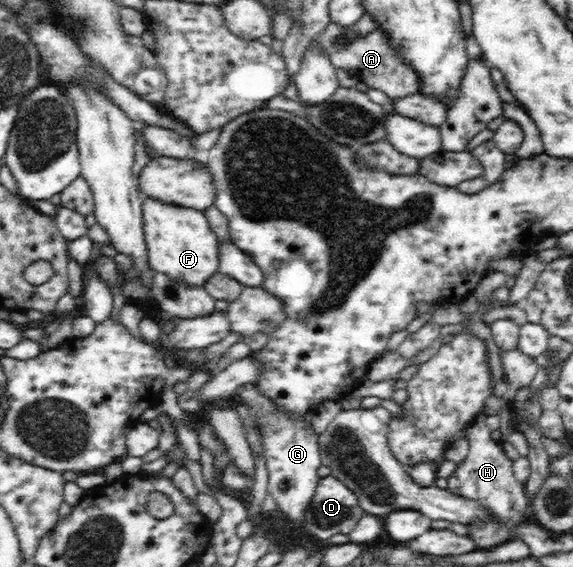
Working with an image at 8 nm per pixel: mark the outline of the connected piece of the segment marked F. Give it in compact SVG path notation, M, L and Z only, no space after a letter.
M156 197L155 200L145 198L141 210L146 256L150 268L188 286L203 287L203 284L219 270L220 247L219 238L211 231L203 210L169 203Z

